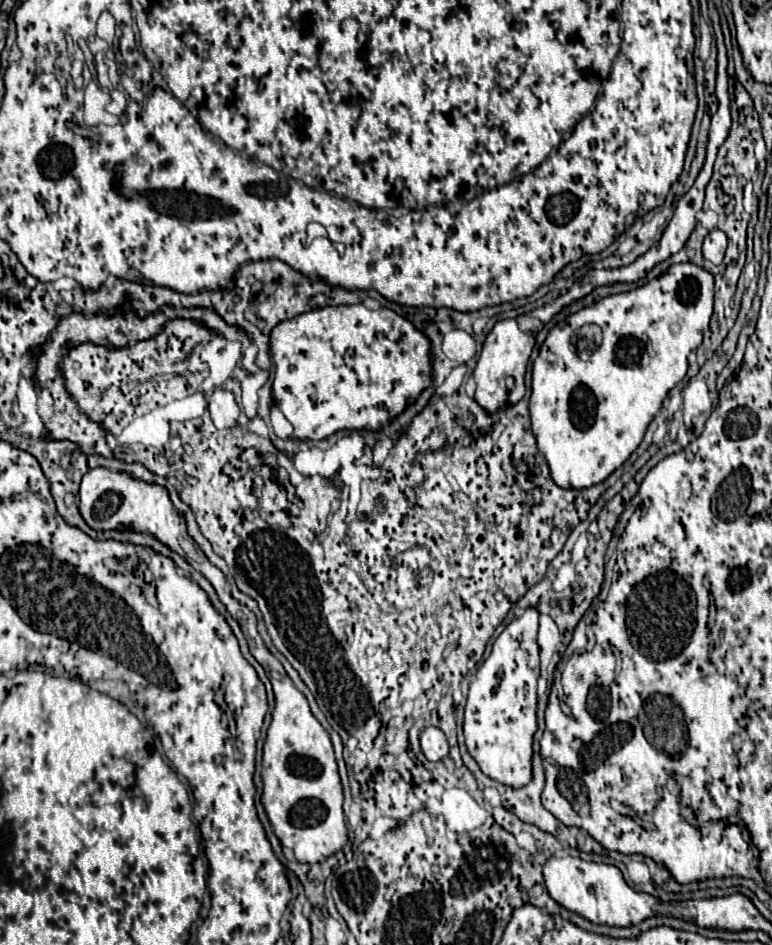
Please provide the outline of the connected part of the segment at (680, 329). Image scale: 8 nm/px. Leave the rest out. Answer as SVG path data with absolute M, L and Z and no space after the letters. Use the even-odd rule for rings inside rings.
M672 264L662 276L648 284L606 296L592 306L570 314L566 322L554 326L546 336L538 362L532 368L530 418L538 450L544 454L552 480L562 488L590 488L606 480L638 448L644 432L660 410L668 392L686 376L690 350L702 344L702 332L708 328L714 304L714 276L692 264ZM584 324L602 328L602 344L588 360L582 360L572 348L572 334Z

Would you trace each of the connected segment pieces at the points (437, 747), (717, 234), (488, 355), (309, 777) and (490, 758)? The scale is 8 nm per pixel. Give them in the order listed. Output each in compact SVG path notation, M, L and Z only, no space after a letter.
M428 726L420 734L420 746L422 746L424 756L428 760L432 760L432 762L438 762L438 760L448 756L448 740L446 740L446 736L444 736L444 732L440 728Z
M714 228L714 230L706 236L706 240L704 240L704 246L702 246L704 258L710 260L712 264L720 264L720 262L724 260L726 244L728 244L728 238L724 236L724 232L720 232L718 228Z
M514 318L500 320L494 324L494 328L488 332L484 340L484 346L474 370L474 380L476 380L474 398L482 408L486 408L488 412L496 412L498 408L506 404L514 404L524 396L524 374L526 374L532 348L534 348L534 336L528 332L522 332Z
M268 668L268 678L274 688L276 708L264 742L262 806L280 844L294 850L298 862L316 864L348 842L342 812L342 784L332 742L328 732L312 716L304 694L294 688L284 668Z
M526 608L526 612L512 620L506 630L496 638L490 656L478 668L476 680L470 684L464 738L470 756L478 762L480 770L506 786L520 788L532 778L532 736L536 732L536 680L540 676L540 648L538 648L538 610Z

